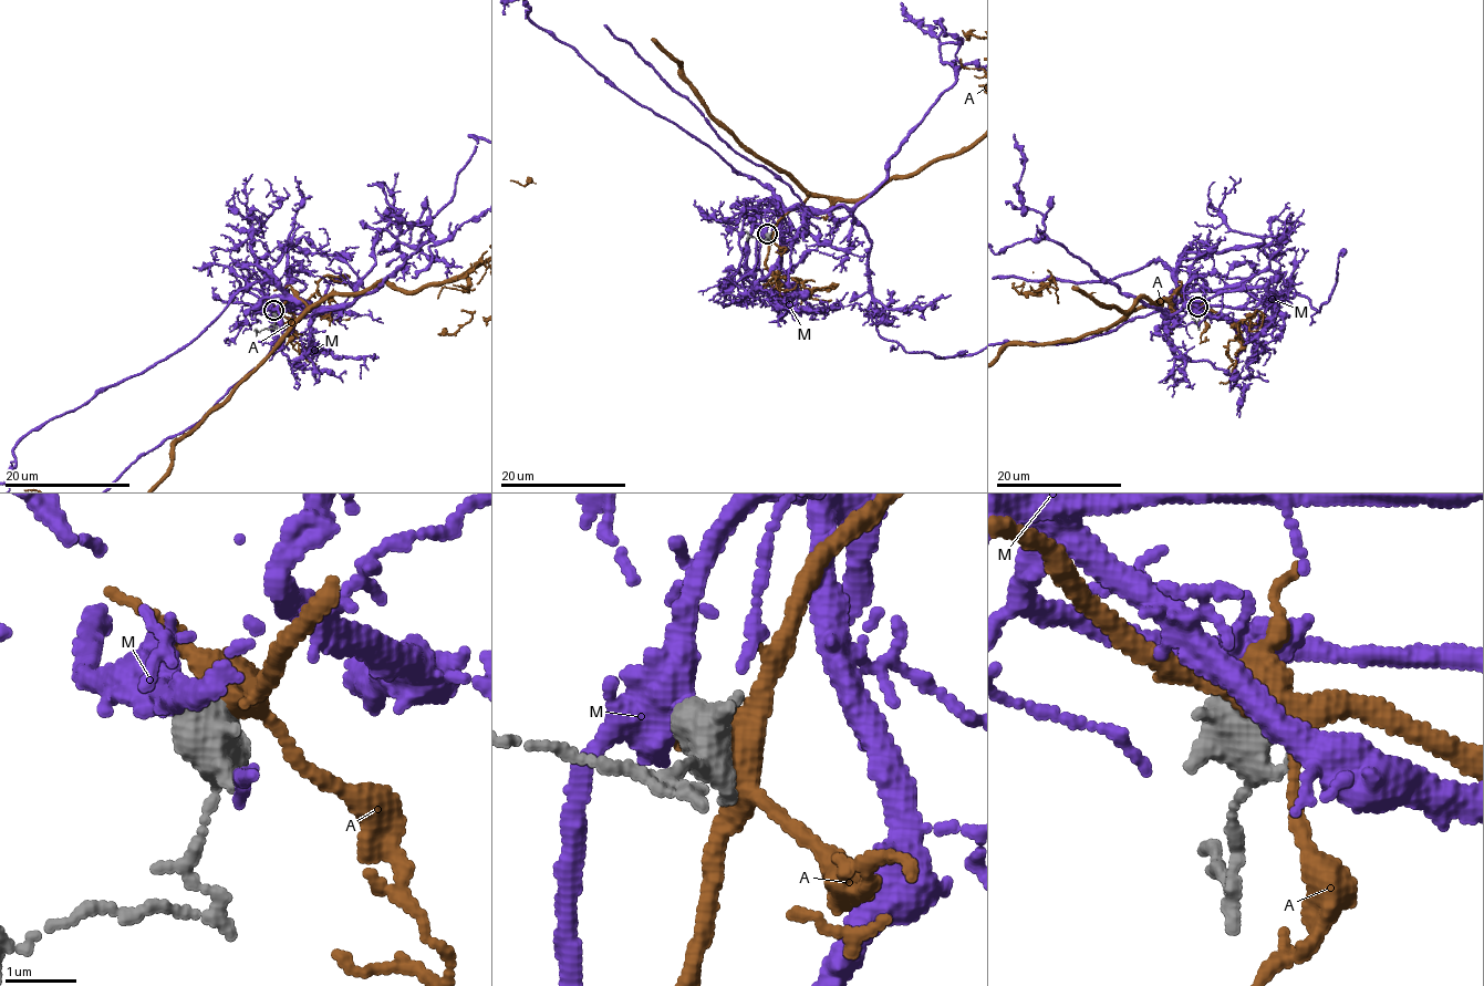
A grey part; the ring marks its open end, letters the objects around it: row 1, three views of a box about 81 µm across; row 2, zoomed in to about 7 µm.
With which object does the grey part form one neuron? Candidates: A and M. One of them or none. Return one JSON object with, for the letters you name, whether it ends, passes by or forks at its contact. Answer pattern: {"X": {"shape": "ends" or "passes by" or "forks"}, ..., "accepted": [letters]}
{"M": {"shape": "forks"}, "accepted": ["M"]}

